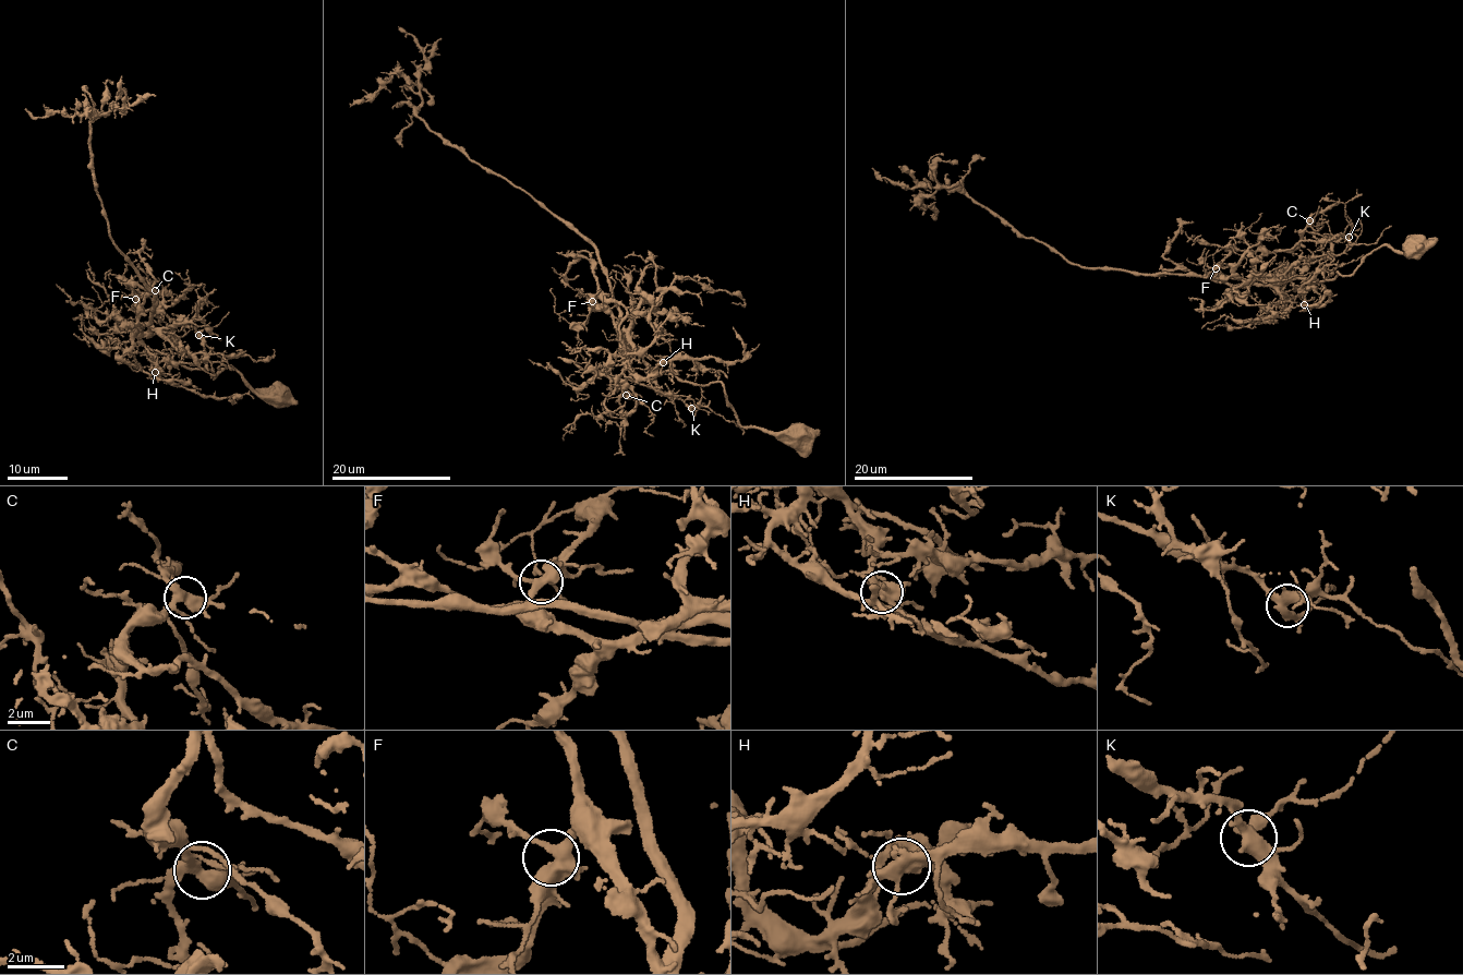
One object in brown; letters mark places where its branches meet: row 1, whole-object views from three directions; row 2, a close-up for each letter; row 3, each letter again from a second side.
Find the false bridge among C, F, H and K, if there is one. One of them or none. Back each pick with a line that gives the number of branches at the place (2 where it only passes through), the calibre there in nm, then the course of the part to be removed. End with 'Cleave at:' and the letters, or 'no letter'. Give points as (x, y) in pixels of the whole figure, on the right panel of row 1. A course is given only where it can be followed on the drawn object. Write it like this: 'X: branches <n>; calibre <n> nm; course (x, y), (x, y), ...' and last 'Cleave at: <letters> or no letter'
Cleave at: no letter

